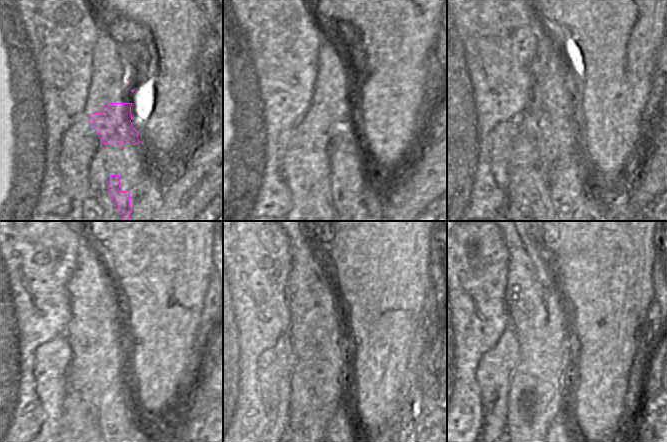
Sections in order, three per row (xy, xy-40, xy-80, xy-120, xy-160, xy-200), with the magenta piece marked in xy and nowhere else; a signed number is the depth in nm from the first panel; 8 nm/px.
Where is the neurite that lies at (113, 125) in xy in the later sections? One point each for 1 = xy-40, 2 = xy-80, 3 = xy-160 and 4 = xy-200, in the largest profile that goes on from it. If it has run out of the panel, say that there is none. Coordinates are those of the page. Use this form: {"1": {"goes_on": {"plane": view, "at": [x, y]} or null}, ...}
{"1": {"goes_on": {"plane": "xy-40", "at": [336, 123]}}, "2": {"goes_on": {"plane": "xy-80", "at": [559, 132]}}, "3": {"goes_on": {"plane": "xy-160", "at": [340, 424]}}, "4": {"goes_on": {"plane": "xy-200", "at": [564, 424]}}}

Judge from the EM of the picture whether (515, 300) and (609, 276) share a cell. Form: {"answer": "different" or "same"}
{"answer": "different"}

